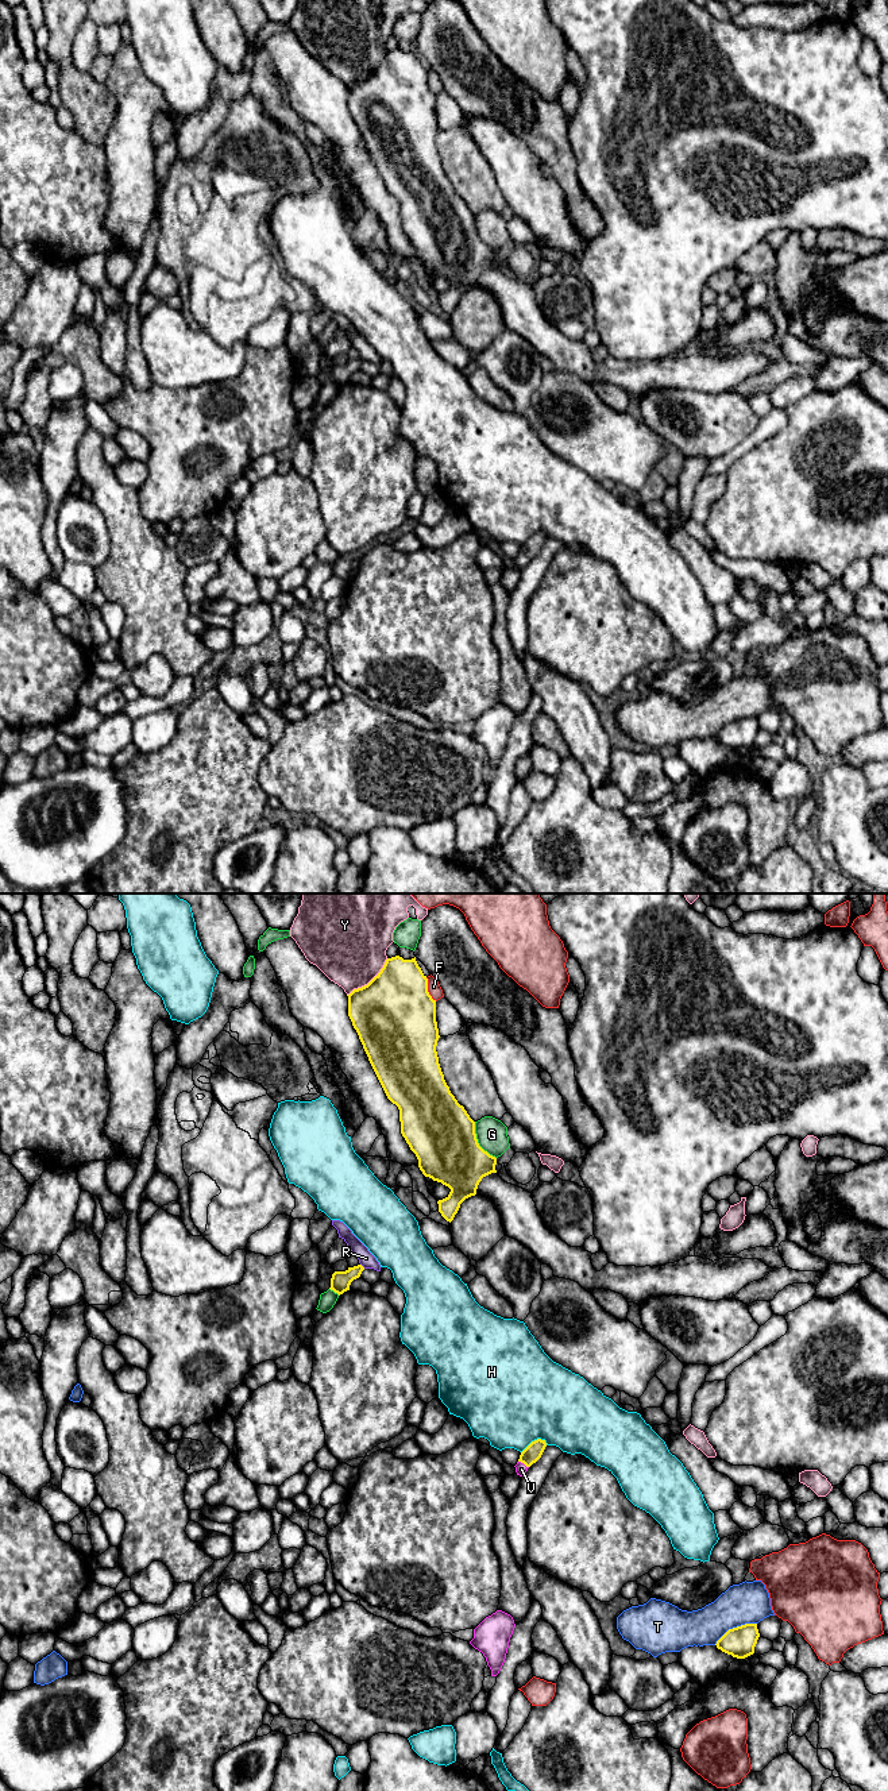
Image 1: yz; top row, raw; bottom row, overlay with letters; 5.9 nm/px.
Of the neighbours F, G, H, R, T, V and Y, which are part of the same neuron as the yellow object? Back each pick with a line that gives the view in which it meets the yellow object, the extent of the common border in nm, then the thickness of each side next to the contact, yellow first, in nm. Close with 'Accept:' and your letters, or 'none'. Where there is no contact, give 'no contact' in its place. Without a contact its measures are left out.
V: contact in yz; length 80 nm; calibres 100 and 70 nm
Accept: V

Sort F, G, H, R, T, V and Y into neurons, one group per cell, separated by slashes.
F / G / H / R / T / V / Y

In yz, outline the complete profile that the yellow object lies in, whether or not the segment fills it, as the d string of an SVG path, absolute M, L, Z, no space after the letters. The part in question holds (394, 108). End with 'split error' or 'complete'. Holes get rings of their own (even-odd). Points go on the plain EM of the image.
M395 49L386 53L381 65L367 78L354 82L347 89L348 109L387 192L399 202L401 227L416 247L420 263L425 270L451 282L445 292L437 294L439 305L451 316L460 297L476 287L482 271L497 266L497 251L479 239L475 215L457 196L444 173L436 144L440 131L436 115L436 93L428 85L428 72L418 59L416 50L404 53Z | complete

